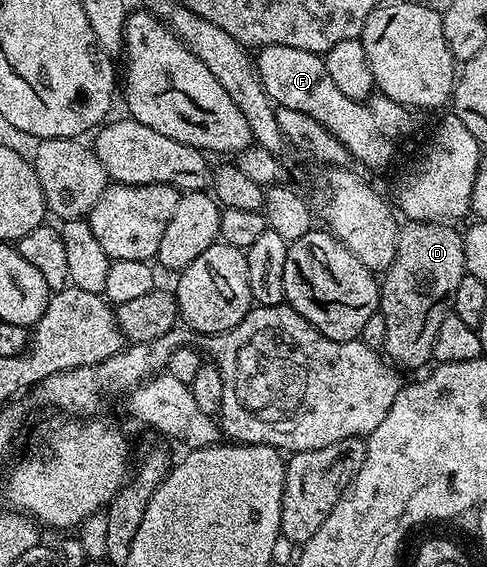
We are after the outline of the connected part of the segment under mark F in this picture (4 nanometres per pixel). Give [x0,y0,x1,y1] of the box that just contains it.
[254,46,416,169]

